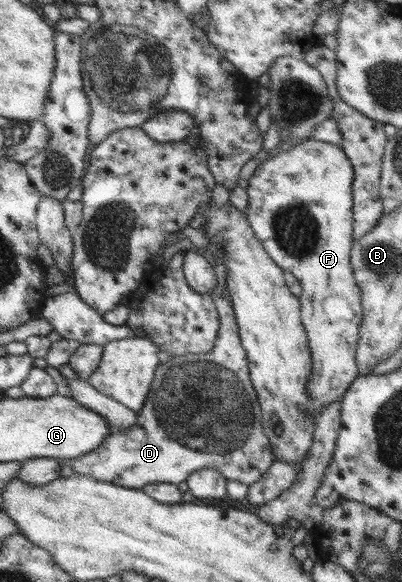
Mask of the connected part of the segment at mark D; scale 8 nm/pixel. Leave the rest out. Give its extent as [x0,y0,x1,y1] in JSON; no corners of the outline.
[60,257,275,490]

